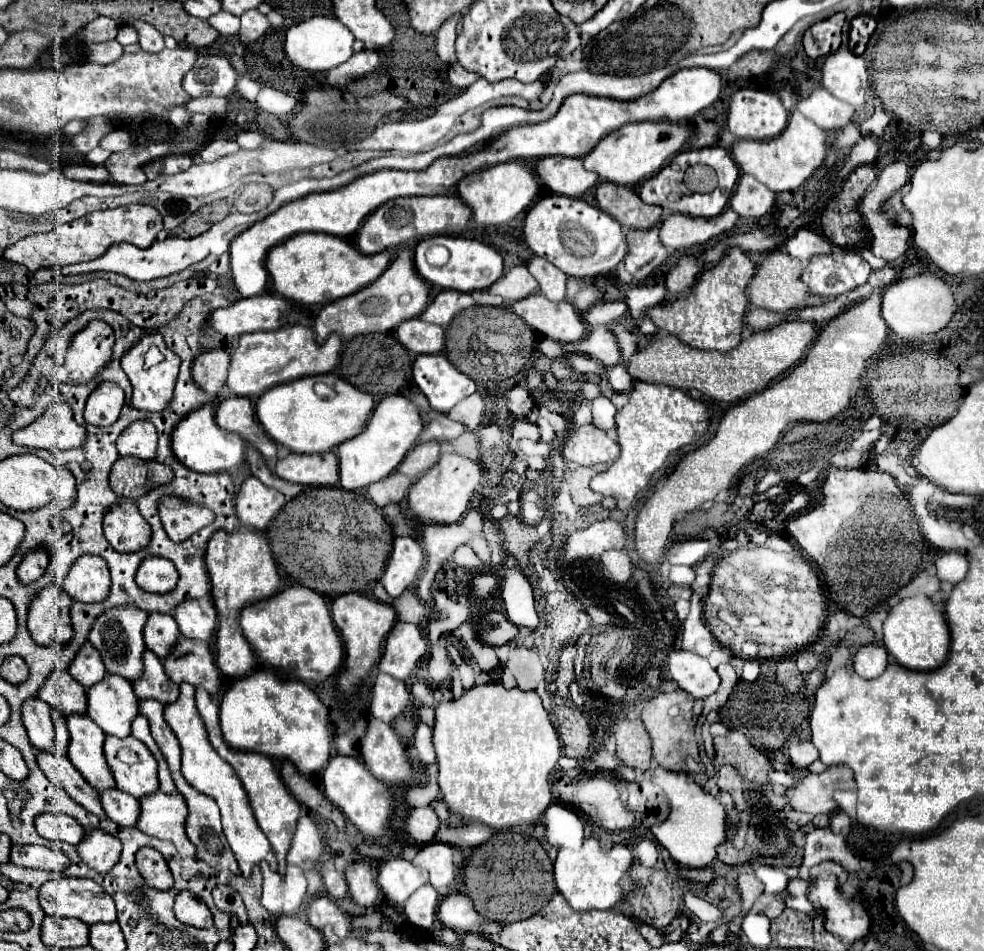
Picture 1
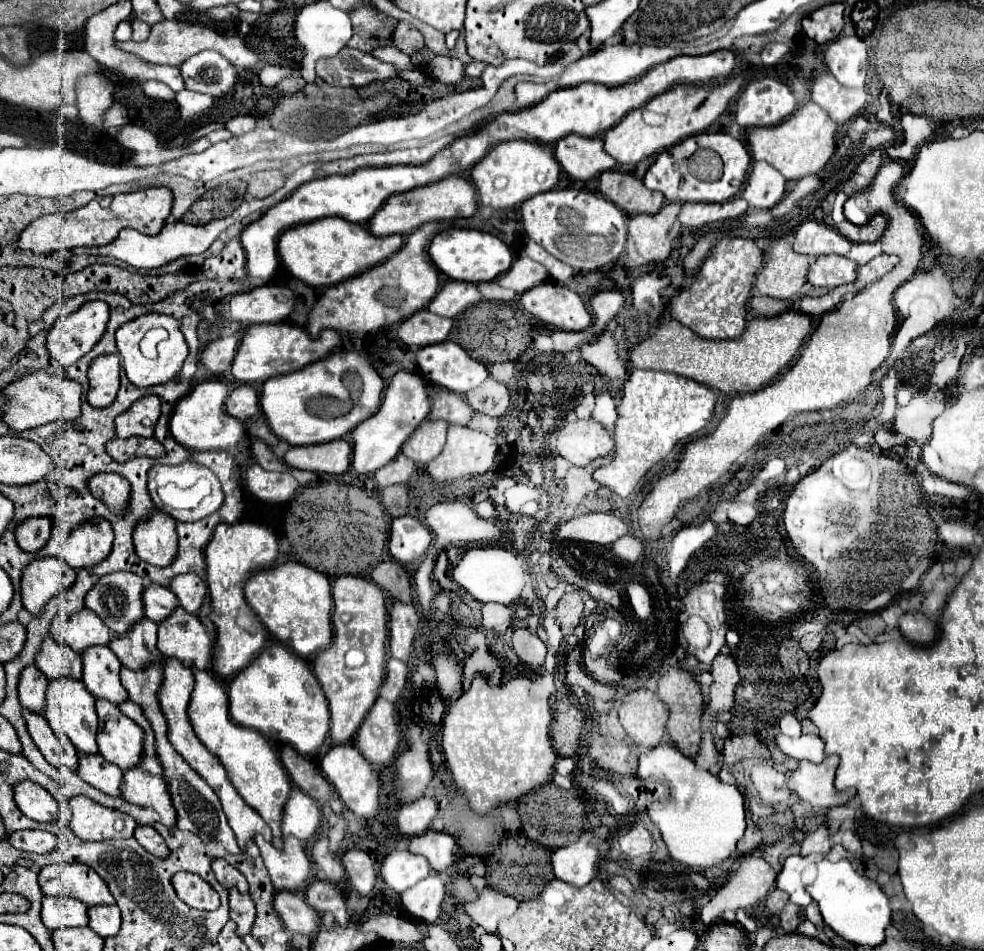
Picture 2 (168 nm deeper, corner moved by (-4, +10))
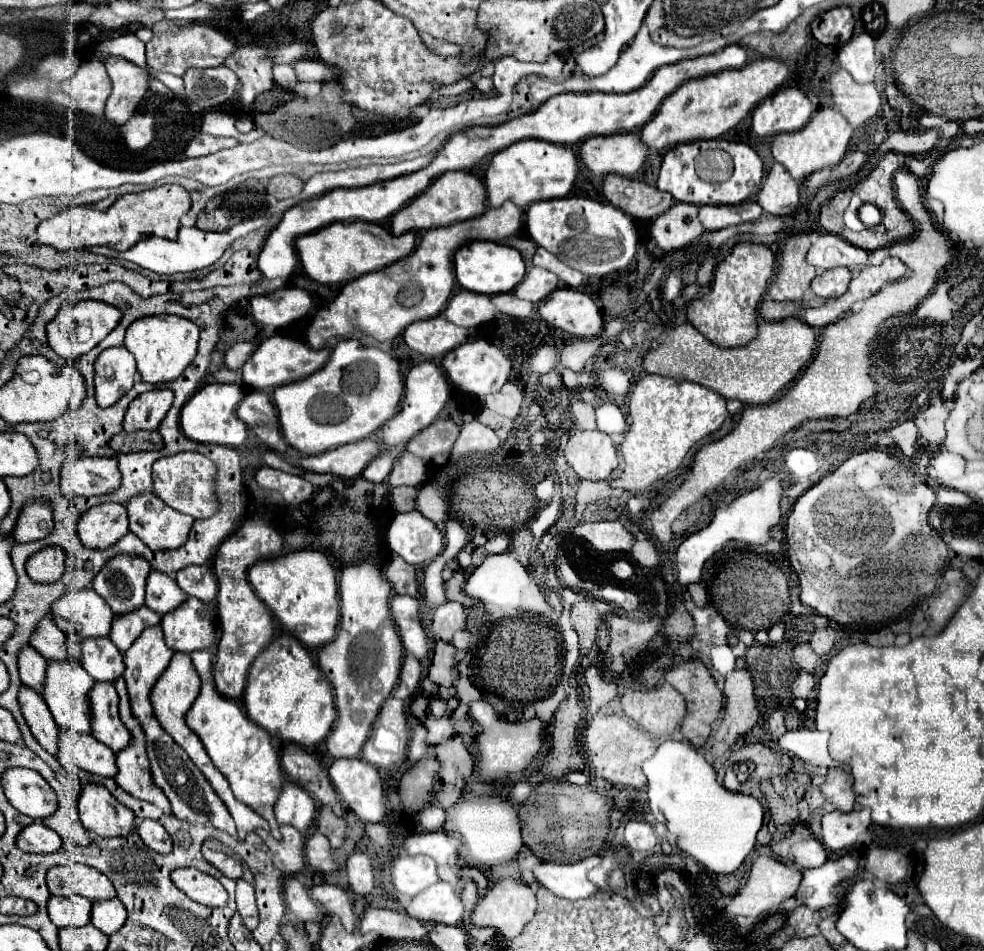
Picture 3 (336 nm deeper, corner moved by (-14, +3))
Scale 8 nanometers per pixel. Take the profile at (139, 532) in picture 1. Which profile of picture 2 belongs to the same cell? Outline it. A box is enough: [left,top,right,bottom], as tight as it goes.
[88,473,130,513]

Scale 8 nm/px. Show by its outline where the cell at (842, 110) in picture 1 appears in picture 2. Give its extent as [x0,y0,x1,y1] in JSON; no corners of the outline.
[812,73,868,125]

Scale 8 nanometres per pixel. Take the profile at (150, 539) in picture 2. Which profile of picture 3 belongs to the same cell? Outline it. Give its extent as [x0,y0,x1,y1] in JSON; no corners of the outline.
[126,492,194,550]

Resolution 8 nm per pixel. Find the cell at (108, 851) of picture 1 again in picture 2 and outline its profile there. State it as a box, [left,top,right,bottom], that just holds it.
[70,797,136,841]

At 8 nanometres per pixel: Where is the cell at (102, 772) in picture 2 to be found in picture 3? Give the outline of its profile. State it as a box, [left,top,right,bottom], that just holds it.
[58,728,116,778]

